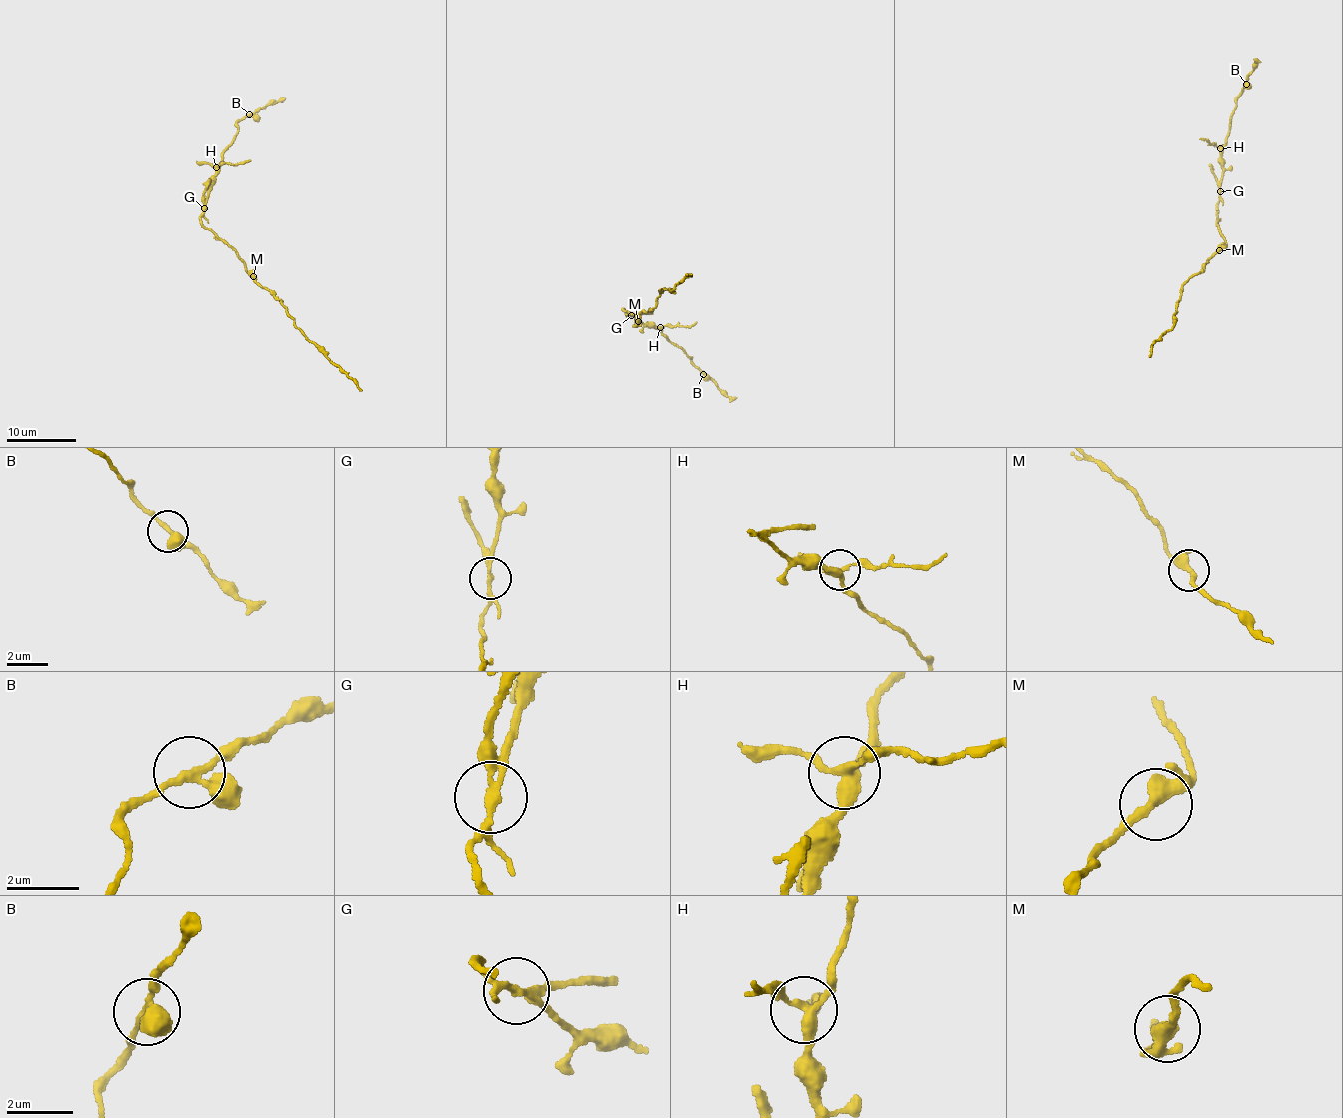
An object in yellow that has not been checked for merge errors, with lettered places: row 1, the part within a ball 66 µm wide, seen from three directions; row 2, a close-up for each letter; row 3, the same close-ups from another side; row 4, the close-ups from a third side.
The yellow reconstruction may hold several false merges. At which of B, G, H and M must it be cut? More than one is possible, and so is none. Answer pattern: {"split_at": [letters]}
{"split_at": ["G", "H"]}

